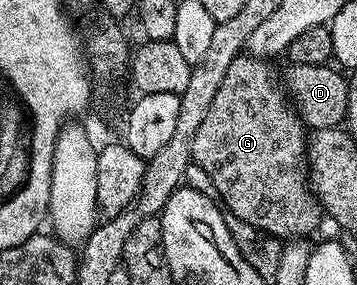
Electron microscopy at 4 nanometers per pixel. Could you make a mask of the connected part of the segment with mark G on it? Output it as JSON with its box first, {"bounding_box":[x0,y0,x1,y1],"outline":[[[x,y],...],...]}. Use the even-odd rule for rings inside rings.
{"bounding_box":[191,53,325,239],"outline":[[[242,53],[238,57],[234,57],[234,61],[230,61],[230,69],[226,69],[226,77],[222,77],[222,85],[218,85],[218,93],[214,93],[214,101],[210,101],[210,109],[206,109],[206,117],[202,117],[202,123],[198,125],[198,129],[192,138],[191,162],[198,164],[202,169],[206,169],[210,181],[214,181],[216,195],[219,202],[226,208],[227,214],[238,217],[258,233],[264,234],[265,231],[266,234],[273,235],[276,239],[292,239],[295,235],[310,234],[319,225],[320,219],[325,218],[325,213],[310,182],[310,172],[308,170],[309,132],[306,130],[304,120],[300,118],[300,113],[296,110],[293,100],[286,90],[285,80],[283,83],[280,80],[279,73],[268,63],[271,62],[267,58],[251,53]]]}

